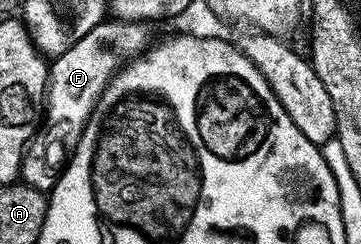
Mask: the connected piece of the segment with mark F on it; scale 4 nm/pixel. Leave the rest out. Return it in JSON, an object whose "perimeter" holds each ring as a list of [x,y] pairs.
{"perimeter":[[[104,19],[89,35],[77,39],[69,51],[54,58],[49,65],[49,84],[47,87],[47,104],[45,106],[45,128],[32,140],[28,150],[23,154],[23,168],[21,170],[22,184],[31,185],[34,189],[50,191],[72,152],[73,146],[83,134],[83,127],[99,104],[100,97],[107,90],[117,70],[124,63],[140,56],[148,48],[146,24],[138,21],[120,21],[118,19]]]}

